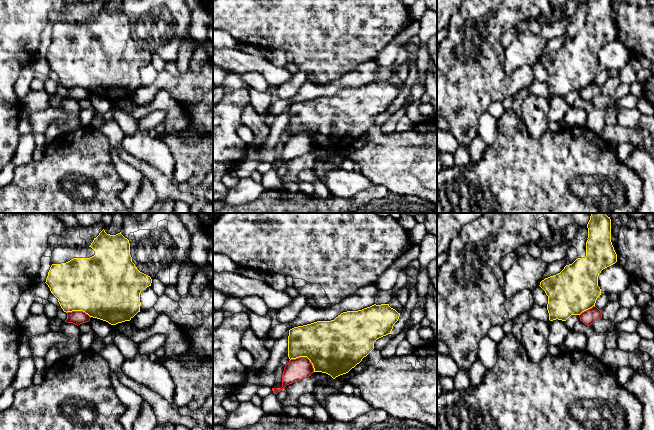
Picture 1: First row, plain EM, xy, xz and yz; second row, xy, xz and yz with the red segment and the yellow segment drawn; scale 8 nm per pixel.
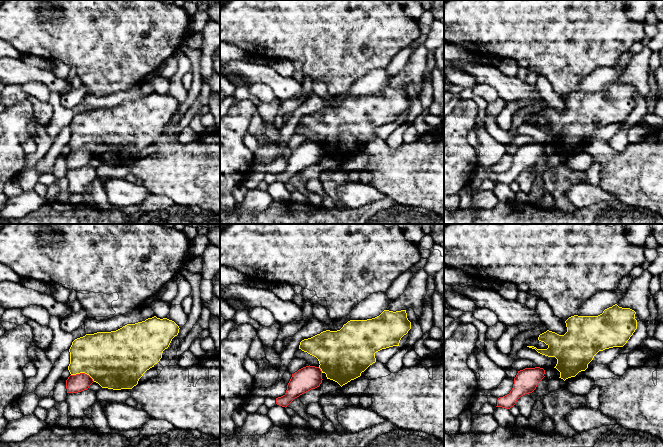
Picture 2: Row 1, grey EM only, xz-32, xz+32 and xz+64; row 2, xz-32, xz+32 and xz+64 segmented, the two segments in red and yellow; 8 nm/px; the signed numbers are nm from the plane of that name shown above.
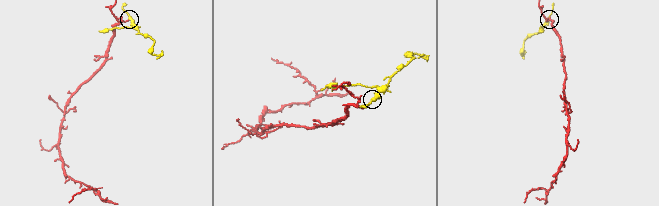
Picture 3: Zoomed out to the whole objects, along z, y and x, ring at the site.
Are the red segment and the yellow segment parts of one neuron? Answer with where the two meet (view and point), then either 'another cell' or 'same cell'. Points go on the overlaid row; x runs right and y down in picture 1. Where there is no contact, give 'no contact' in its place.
xz (305, 357) | another cell

